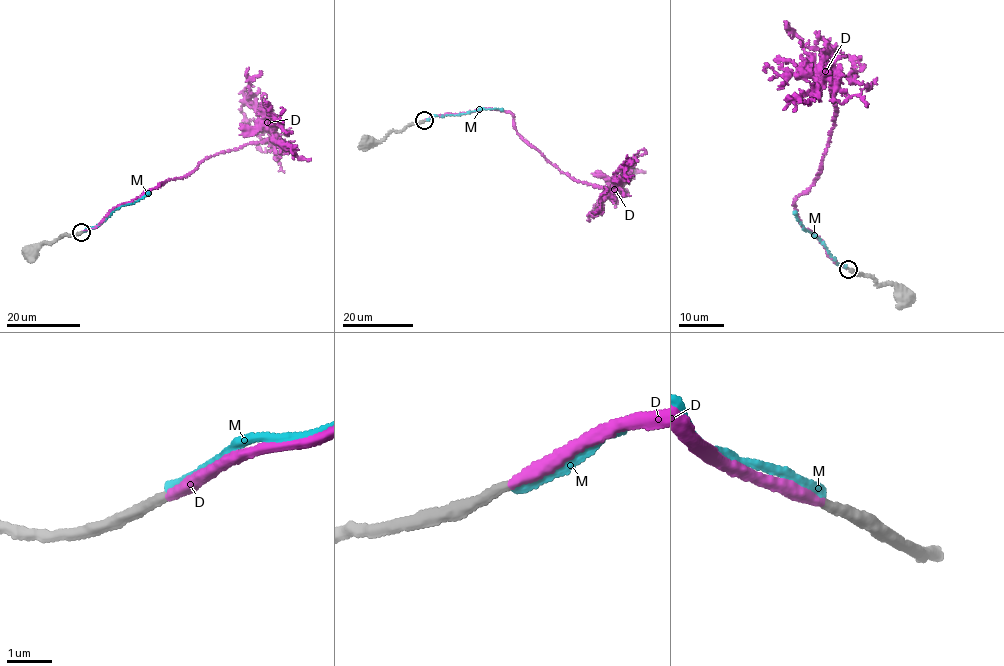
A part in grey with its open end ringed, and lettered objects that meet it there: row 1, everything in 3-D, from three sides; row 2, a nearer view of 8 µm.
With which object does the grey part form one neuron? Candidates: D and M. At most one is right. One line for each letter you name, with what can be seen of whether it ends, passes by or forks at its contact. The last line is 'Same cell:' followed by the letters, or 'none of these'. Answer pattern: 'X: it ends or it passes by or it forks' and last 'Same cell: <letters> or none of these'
D: it ends
Same cell: D

